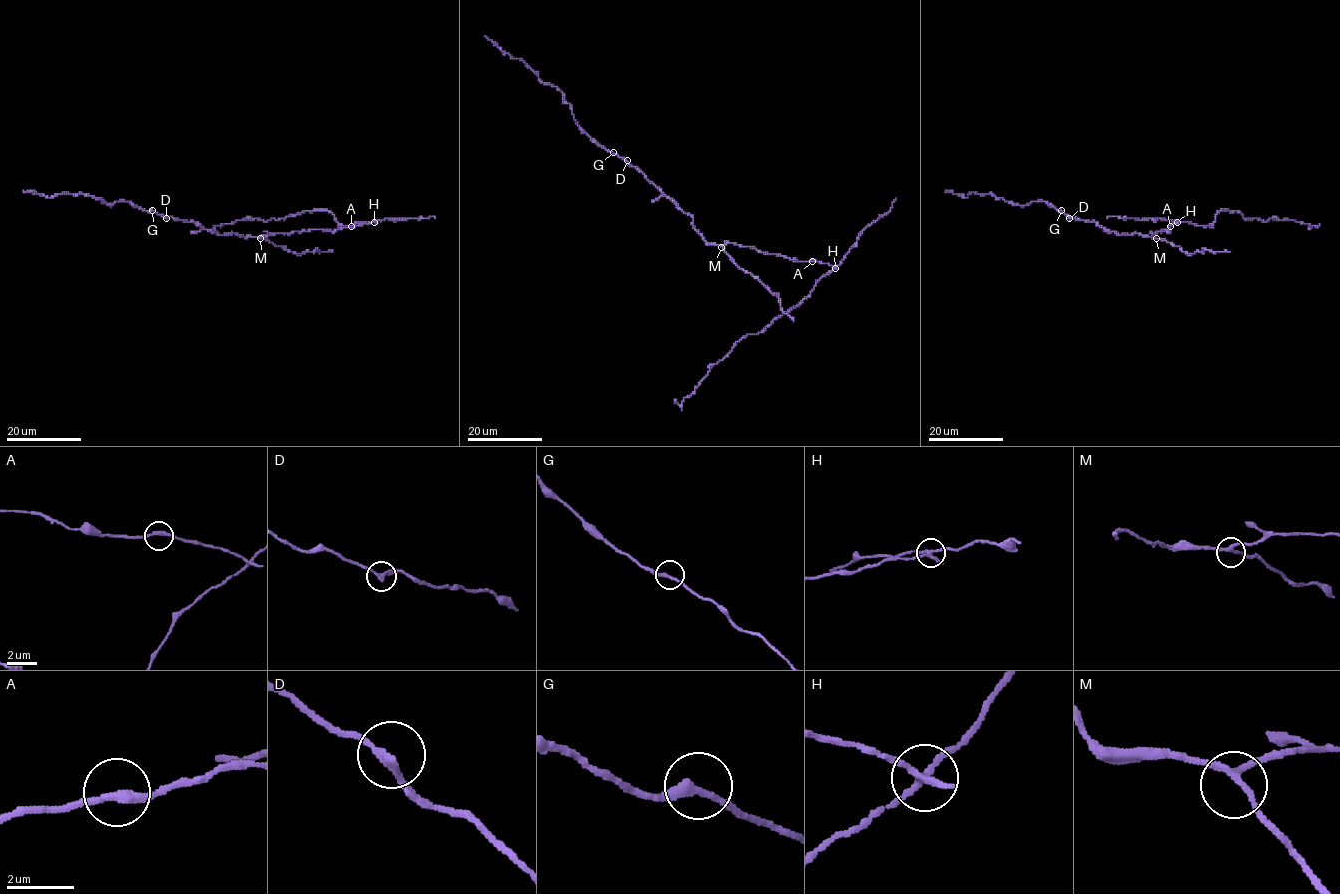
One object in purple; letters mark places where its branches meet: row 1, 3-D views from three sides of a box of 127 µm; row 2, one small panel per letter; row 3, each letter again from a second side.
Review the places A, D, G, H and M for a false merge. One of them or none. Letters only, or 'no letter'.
H

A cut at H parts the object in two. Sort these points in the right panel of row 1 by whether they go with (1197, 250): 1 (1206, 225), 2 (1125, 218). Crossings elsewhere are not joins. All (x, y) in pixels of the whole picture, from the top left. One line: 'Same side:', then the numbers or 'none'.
Same side: none

